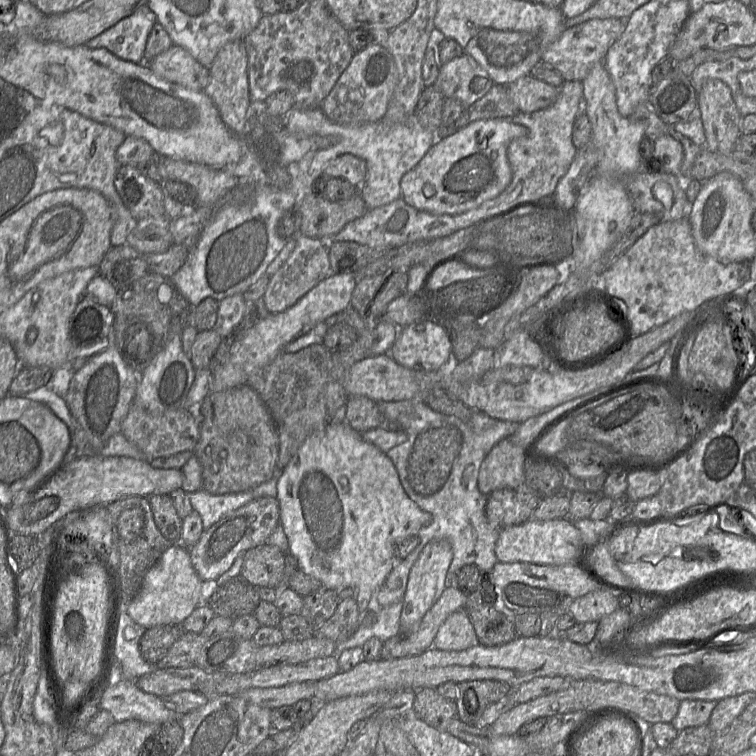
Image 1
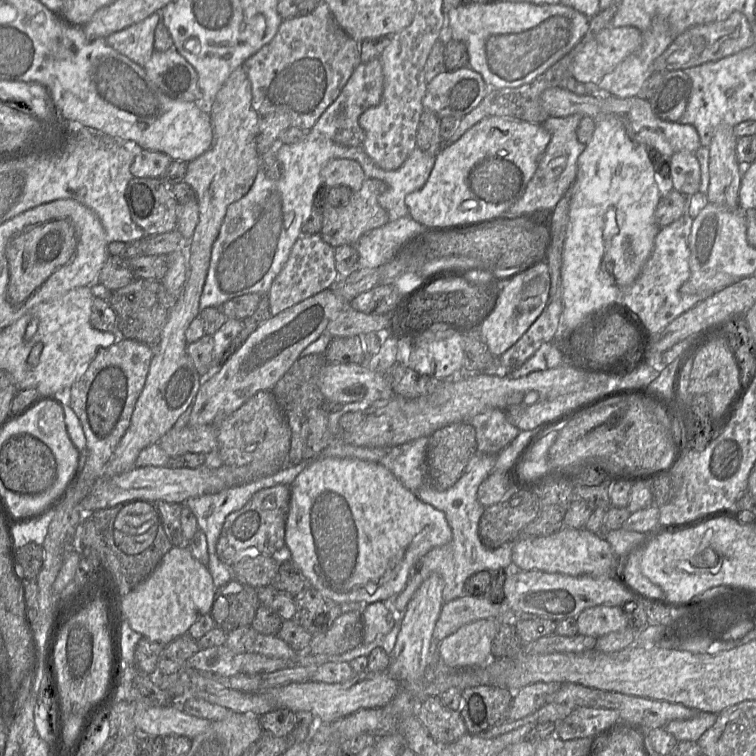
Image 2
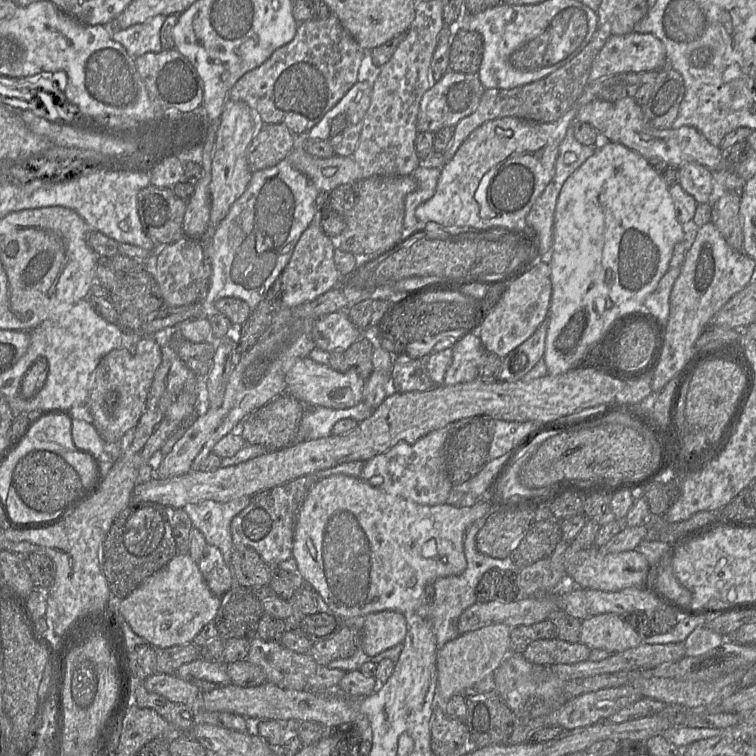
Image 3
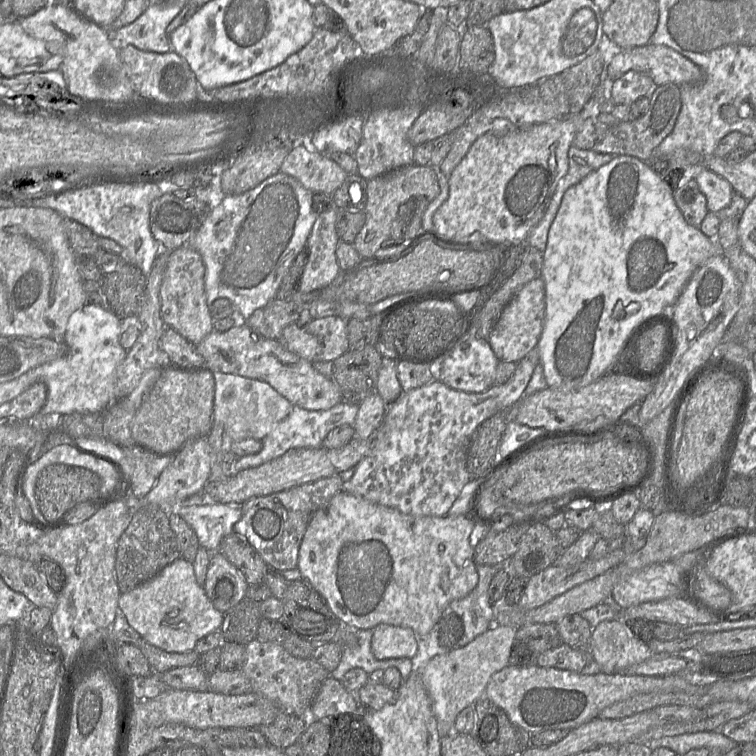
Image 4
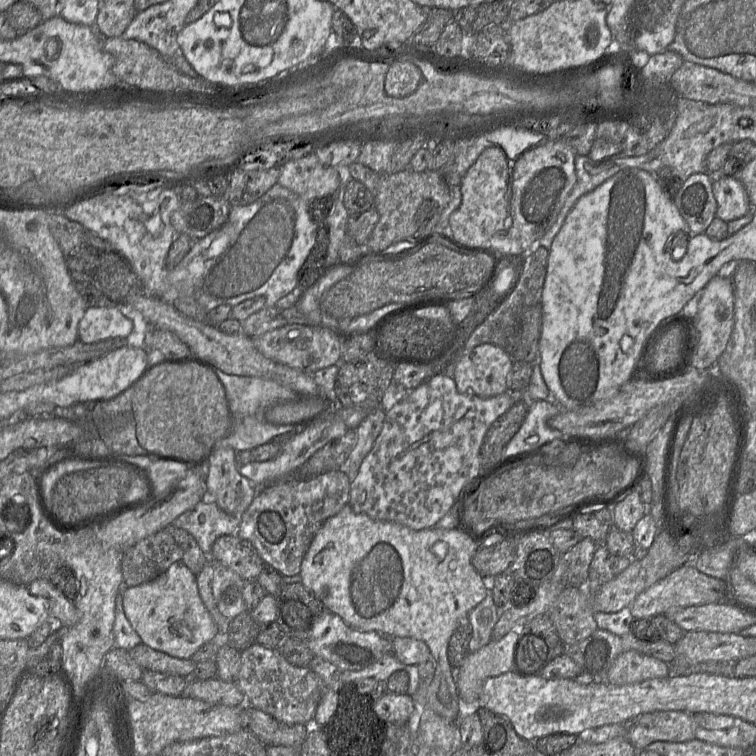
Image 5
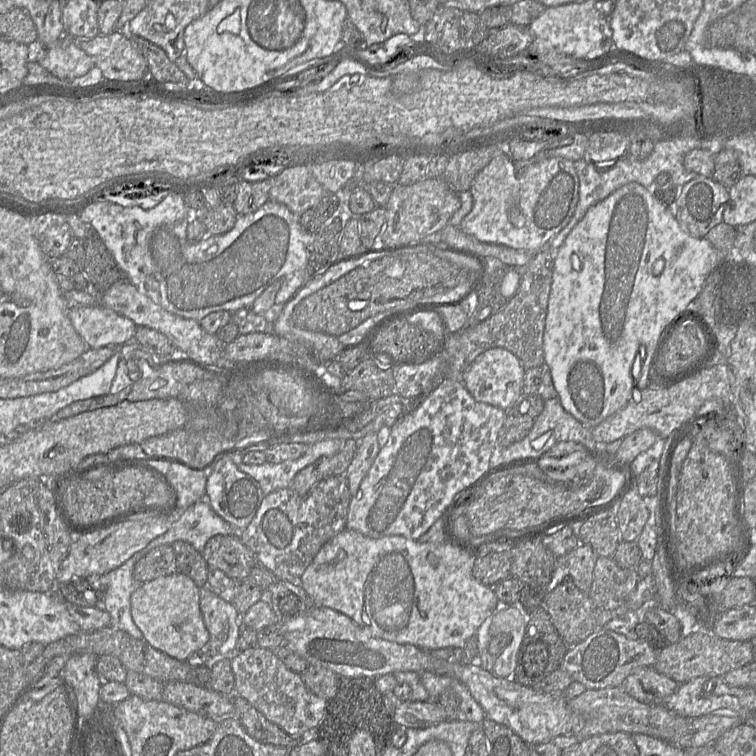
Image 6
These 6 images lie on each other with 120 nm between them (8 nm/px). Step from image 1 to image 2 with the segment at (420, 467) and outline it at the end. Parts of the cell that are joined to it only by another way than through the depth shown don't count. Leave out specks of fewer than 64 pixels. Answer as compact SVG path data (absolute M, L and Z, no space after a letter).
M469 422L447 425L428 438L426 484L438 491L453 486L462 476L469 460L478 452L476 430Z

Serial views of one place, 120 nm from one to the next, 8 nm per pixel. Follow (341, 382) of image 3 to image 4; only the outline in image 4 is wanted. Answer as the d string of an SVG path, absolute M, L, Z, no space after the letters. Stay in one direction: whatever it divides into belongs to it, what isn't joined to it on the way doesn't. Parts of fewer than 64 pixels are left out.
M237 324L226 332L214 330L197 348L210 370L264 381L293 406L328 410L342 401L341 391L330 377L318 372L310 361L287 350L279 340L266 339L247 324Z

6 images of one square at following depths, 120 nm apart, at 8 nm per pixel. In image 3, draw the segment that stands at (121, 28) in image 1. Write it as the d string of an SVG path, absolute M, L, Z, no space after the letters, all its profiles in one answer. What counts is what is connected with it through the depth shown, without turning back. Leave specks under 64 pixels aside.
M156 15L146 22L114 33L111 38L121 44L132 58L148 52L161 52L160 29L165 19L165 15Z

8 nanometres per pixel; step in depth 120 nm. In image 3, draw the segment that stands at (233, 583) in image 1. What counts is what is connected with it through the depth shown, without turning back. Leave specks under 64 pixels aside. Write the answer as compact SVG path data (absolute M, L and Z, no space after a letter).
M234 585L220 597L220 607L214 619L219 637L253 639L263 615L262 603L252 588Z

